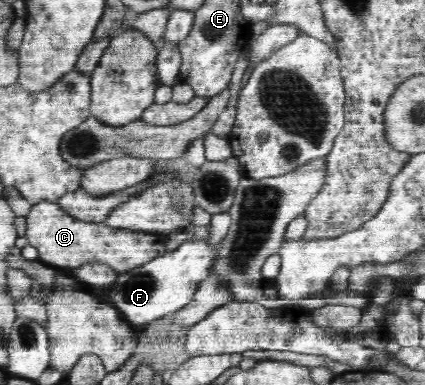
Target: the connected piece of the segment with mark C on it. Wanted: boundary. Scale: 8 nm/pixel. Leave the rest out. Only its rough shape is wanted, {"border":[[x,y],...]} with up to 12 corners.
{"border":[[42,200],[26,237],[42,261],[98,262],[124,273],[155,260],[166,237],[84,221]]}

